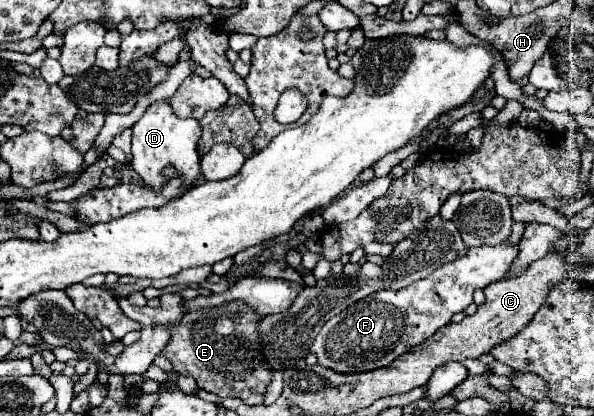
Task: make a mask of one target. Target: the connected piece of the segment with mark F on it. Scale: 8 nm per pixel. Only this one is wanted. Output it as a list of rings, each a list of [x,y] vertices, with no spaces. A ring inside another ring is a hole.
[[[508,243],[496,247],[472,247],[466,257],[446,263],[426,279],[398,291],[378,291],[326,321],[316,335],[310,353],[318,357],[322,367],[336,373],[362,373],[388,367],[396,357],[446,327],[452,315],[464,311],[472,303],[472,293],[476,289],[500,281],[512,265],[512,259],[516,259],[516,251],[518,247]]]

